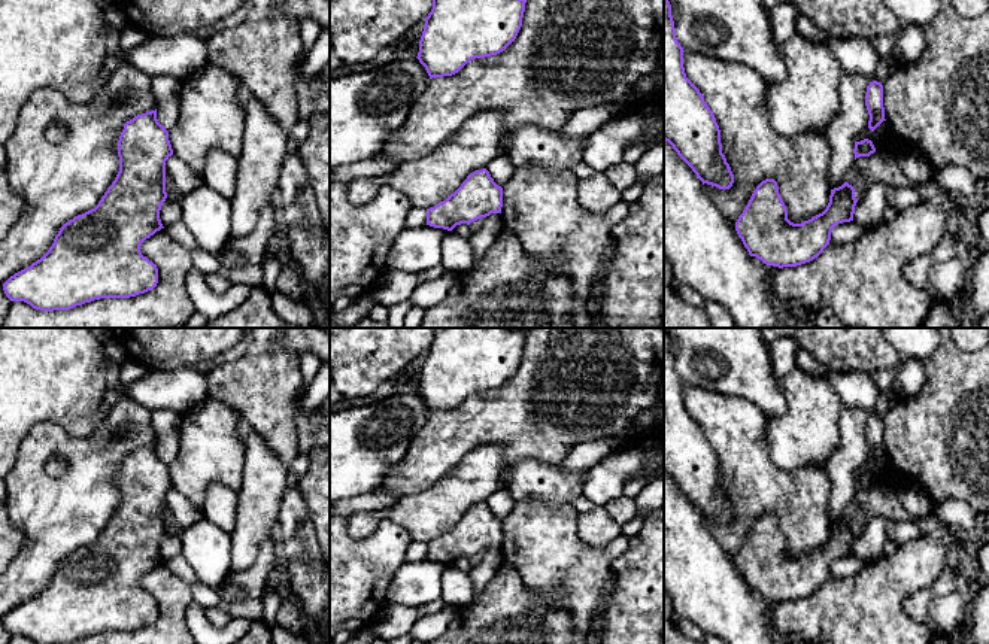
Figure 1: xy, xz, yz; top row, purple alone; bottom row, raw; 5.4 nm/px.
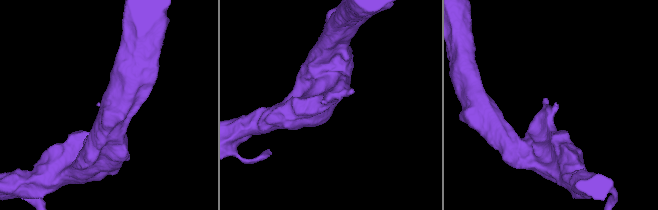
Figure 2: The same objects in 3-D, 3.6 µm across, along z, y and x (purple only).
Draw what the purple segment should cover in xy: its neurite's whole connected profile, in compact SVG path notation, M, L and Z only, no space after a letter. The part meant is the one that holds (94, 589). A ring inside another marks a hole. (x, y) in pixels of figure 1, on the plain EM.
M157 443L137 449L124 458L118 474L119 505L98 538L66 556L49 584L30 601L3 617L10 635L24 635L36 644L70 644L100 632L130 632L152 625L158 617L158 602L142 589L142 577L163 561L160 544L167 532L166 495L173 489L169 465L158 456Z

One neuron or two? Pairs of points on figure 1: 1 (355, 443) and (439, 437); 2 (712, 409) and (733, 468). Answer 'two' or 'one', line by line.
1: two
2: one

